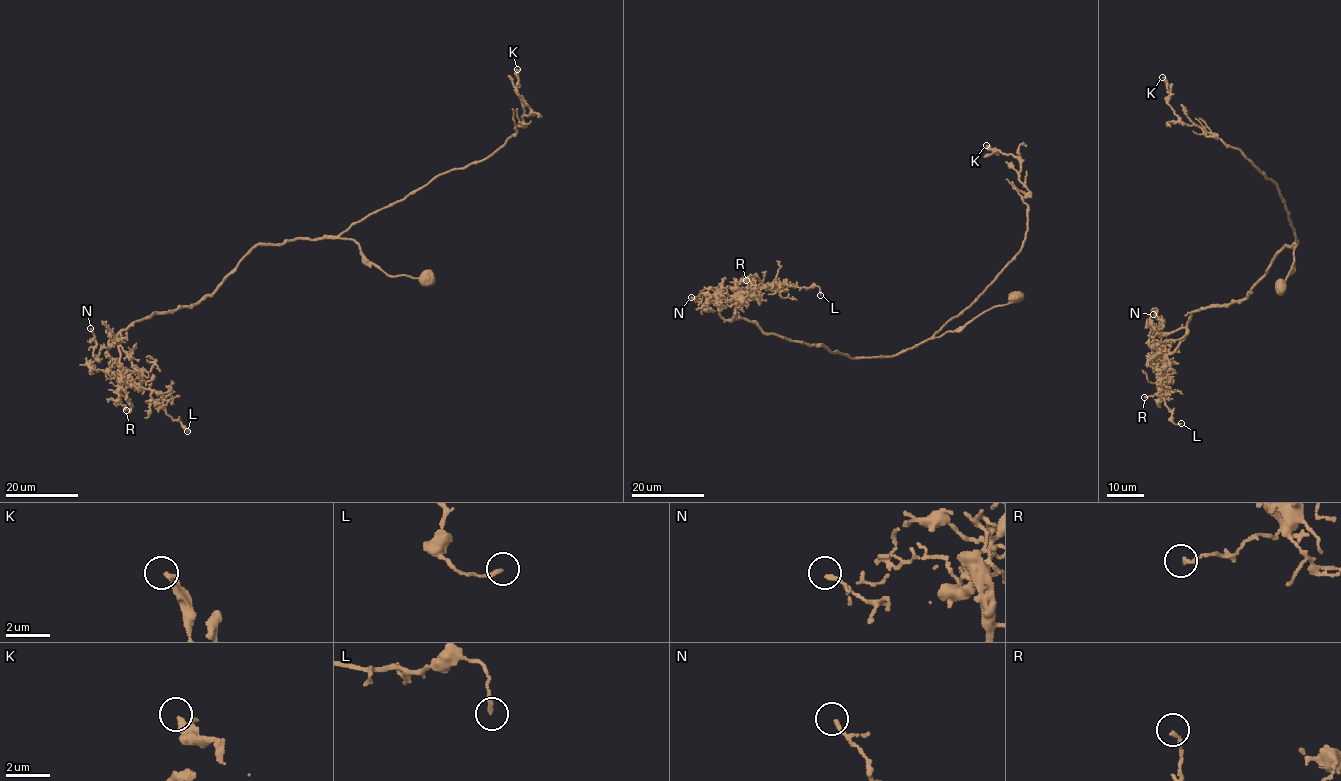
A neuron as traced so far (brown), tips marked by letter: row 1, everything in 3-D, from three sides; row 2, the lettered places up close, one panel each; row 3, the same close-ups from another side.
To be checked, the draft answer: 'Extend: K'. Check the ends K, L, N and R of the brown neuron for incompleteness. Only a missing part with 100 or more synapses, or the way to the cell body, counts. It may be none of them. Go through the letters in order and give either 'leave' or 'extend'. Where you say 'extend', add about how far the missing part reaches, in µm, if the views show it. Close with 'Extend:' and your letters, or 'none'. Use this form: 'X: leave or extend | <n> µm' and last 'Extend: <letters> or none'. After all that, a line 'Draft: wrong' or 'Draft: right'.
K: leave
L: leave
N: leave
R: leave
Extend: none
Draft: wrong

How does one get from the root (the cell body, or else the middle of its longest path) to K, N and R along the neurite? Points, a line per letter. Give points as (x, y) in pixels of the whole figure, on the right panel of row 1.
K: (1294, 243), (1298, 243), (1276, 183), (1238, 149), (1185, 124), (1168, 104), (1162, 77)
N: (1294, 243), (1244, 298), (1191, 312), (1185, 326), (1151, 344), (1153, 314)
R: (1294, 243), (1282, 246), (1244, 298), (1191, 312), (1186, 336), (1165, 357), (1160, 391), (1144, 397)

